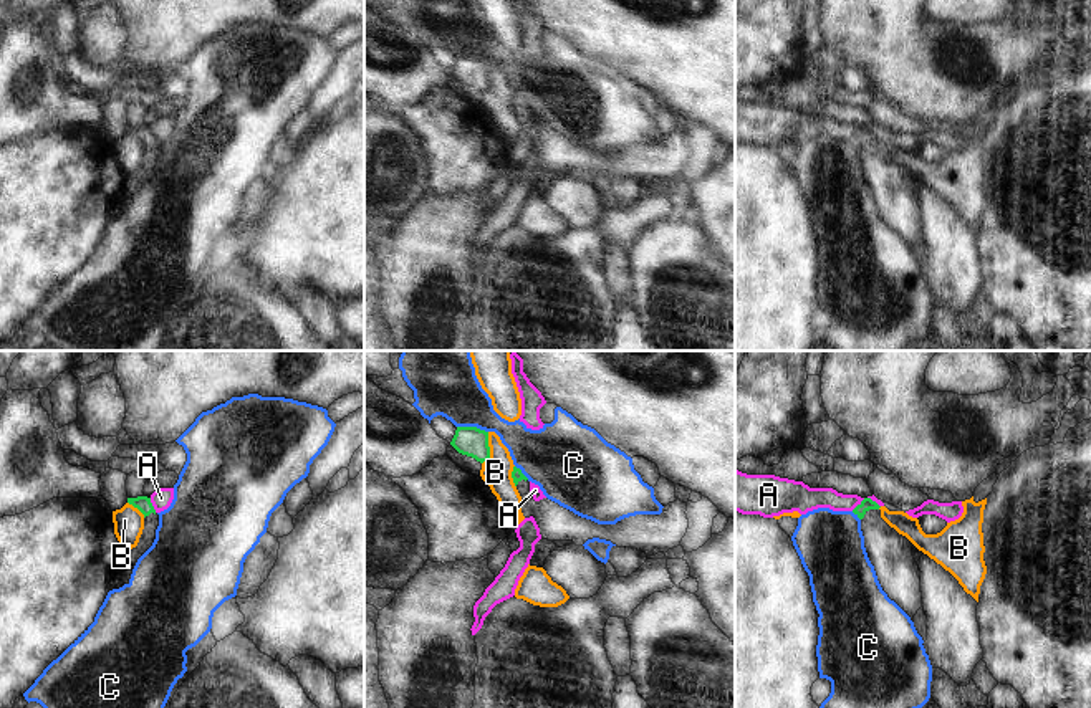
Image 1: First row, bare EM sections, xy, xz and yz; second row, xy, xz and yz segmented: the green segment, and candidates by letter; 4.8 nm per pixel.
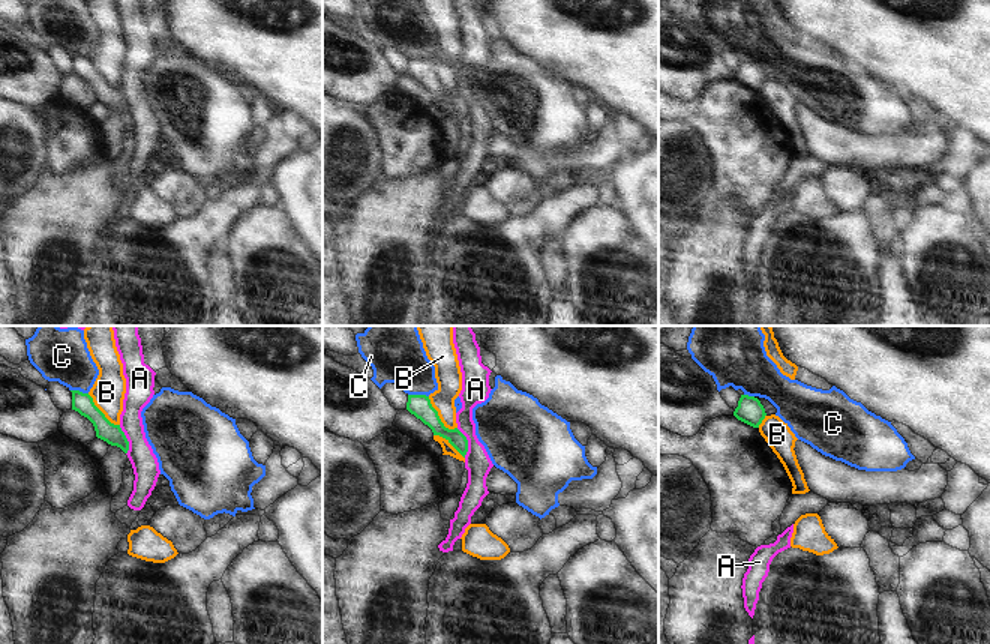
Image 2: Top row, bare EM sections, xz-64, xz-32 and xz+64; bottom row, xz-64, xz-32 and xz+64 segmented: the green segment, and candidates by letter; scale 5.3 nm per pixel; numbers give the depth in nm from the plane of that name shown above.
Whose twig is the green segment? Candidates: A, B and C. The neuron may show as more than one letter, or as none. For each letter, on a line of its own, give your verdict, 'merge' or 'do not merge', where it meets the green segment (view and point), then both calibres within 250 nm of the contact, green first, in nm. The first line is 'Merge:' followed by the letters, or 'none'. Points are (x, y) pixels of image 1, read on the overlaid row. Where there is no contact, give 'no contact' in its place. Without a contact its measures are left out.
Merge: none
A: do not merge; meets green in xy at (151, 505); 80 nm thick on the green side, 100 nm on the other
B: do not merge; meets green in xz at (489, 449); 140 nm thick on the green side, 150 nm on the other
C: do not merge; meets green in xz at (472, 427); 140 nm thick on the green side, 300 nm on the other

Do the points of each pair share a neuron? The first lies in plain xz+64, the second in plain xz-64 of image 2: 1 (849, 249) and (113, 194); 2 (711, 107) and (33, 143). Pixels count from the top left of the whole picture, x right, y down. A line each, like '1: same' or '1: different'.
1: different
2: different

